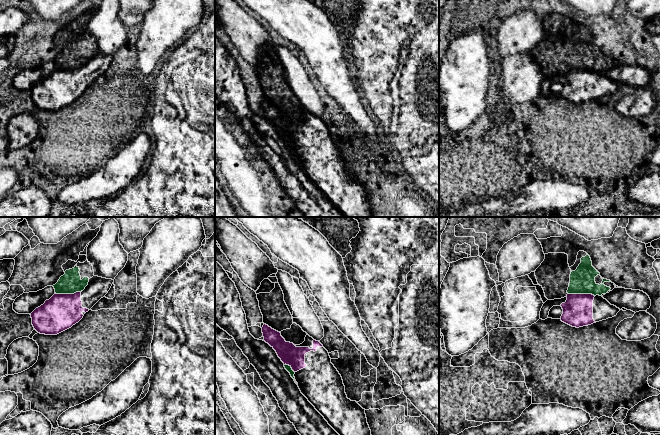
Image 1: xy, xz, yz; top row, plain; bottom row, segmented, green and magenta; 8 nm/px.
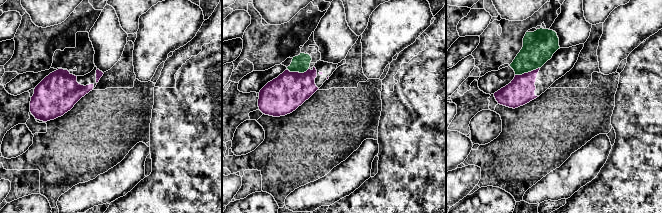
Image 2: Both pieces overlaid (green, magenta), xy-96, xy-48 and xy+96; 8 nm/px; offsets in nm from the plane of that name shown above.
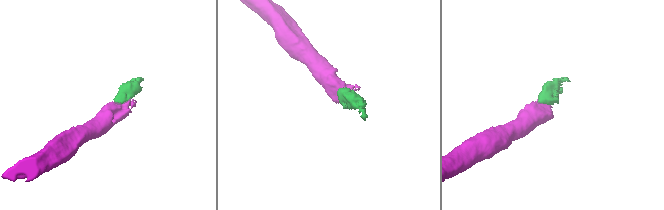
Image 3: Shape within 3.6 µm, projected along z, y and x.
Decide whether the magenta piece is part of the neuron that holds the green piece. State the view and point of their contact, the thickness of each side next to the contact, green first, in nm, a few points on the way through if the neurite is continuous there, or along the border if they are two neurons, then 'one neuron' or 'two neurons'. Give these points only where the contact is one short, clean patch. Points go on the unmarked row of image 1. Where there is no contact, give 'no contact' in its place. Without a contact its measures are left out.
contact xy (68, 69); calibres 170 and 280 nm; border xy (81, 66), (75, 69), (55, 69); two neurons

